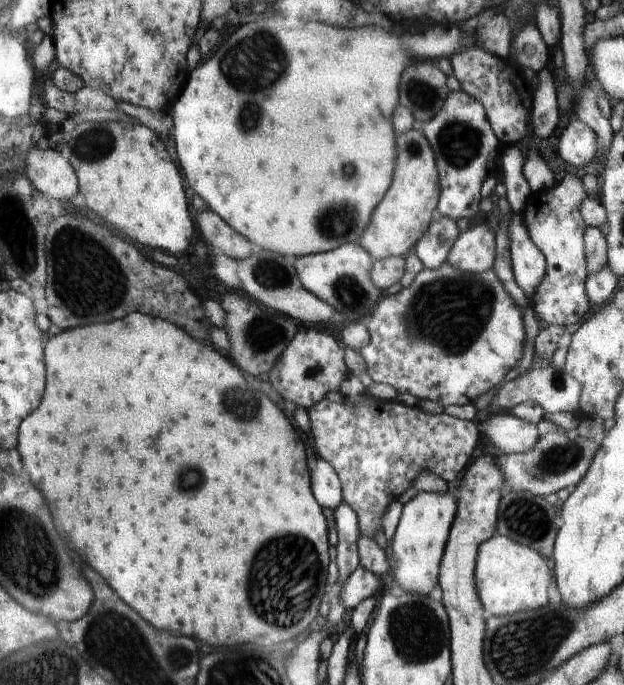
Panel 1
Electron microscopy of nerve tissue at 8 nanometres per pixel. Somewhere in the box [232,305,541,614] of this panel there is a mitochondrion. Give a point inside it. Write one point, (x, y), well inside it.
(265, 332)

